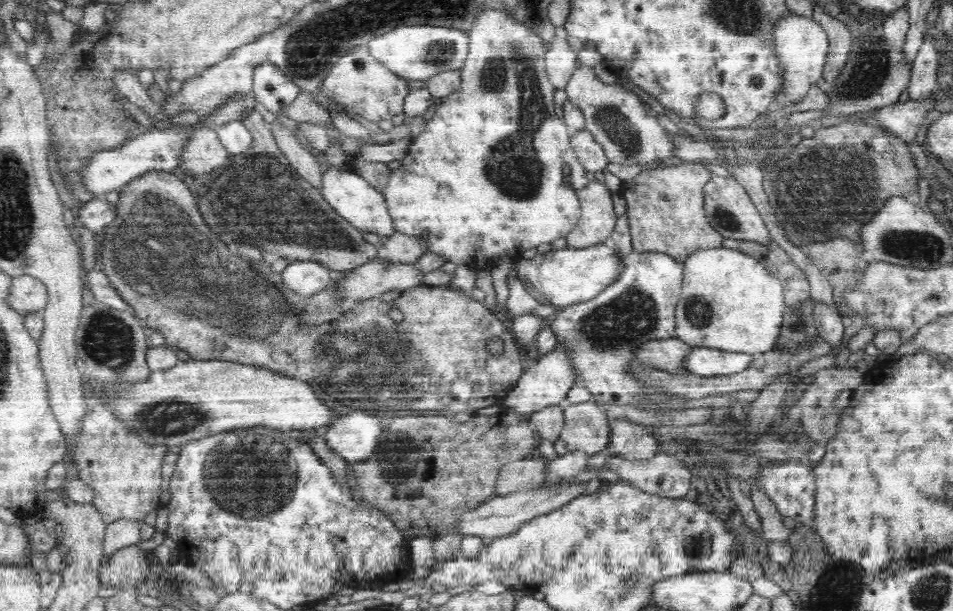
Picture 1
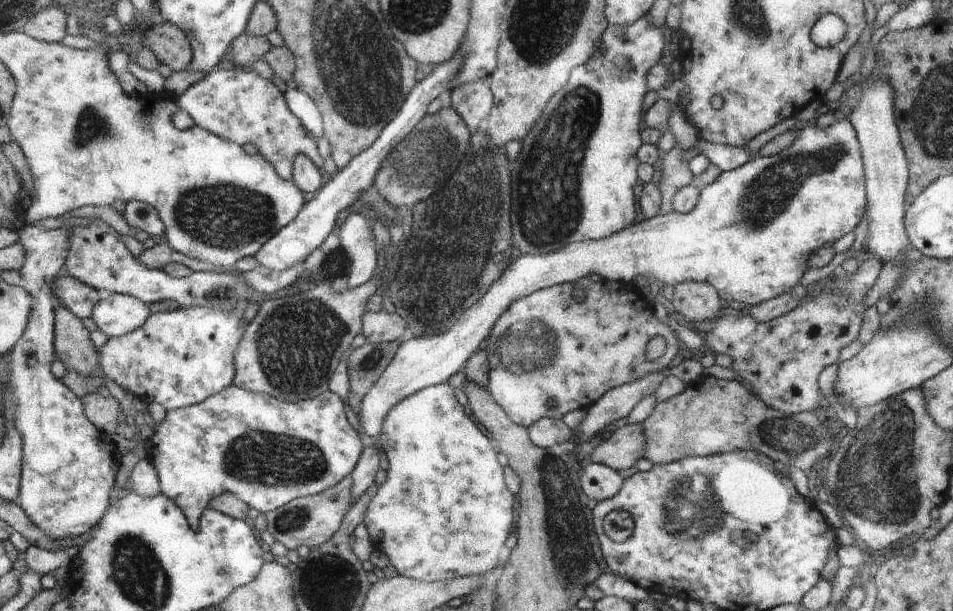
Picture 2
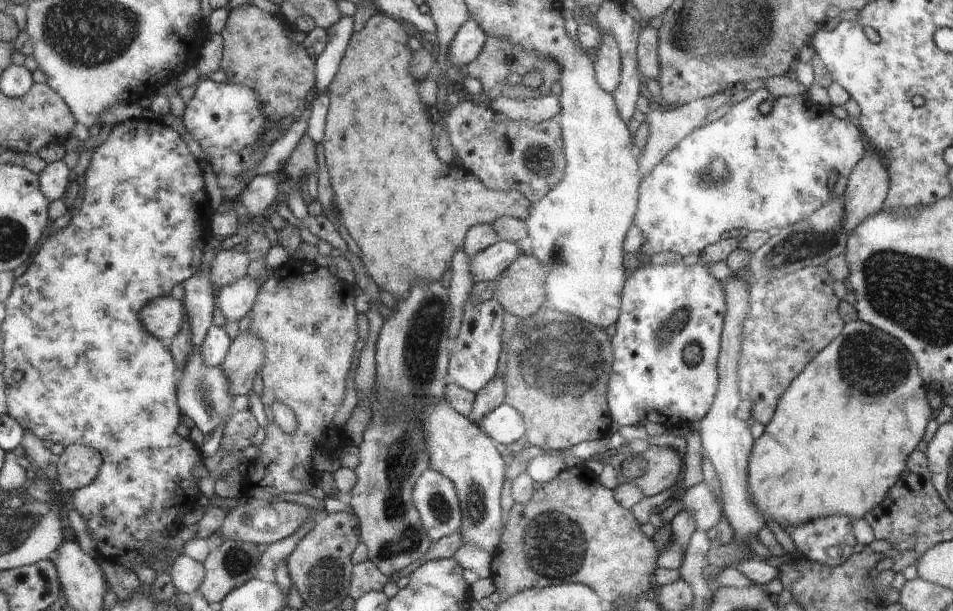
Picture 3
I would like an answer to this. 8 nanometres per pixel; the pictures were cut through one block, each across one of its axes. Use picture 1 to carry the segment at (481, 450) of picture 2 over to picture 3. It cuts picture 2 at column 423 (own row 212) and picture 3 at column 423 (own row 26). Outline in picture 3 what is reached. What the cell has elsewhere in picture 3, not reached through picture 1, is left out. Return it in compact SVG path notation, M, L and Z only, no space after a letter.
M428 469L416 482L411 499L432 542L458 533L463 526L458 491L444 475Z

